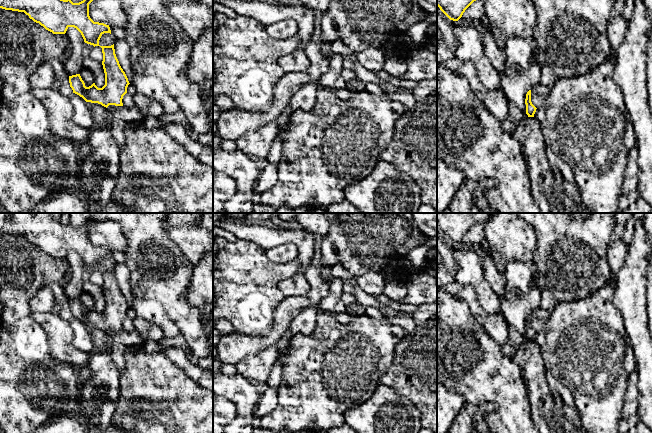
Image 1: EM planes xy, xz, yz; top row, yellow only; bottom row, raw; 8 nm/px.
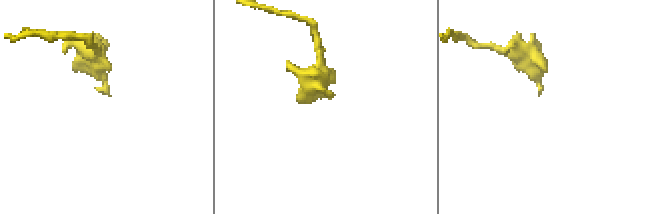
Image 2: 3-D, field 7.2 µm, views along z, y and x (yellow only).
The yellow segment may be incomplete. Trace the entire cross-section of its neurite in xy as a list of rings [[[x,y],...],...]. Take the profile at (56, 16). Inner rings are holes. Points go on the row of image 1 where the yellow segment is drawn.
[[[0,0],[0,8],[24,12],[34,22],[39,23],[53,34],[65,34],[69,27],[76,28],[82,35],[84,42],[100,46],[99,40],[104,33],[110,33],[109,25],[94,22],[89,16],[89,4],[93,0],[83,0],[73,3],[71,0]]]

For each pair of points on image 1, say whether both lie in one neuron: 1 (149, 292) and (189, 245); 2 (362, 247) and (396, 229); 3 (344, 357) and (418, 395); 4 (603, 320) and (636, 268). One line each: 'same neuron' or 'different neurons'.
1: different neurons
2: same neuron
3: different neurons
4: different neurons

